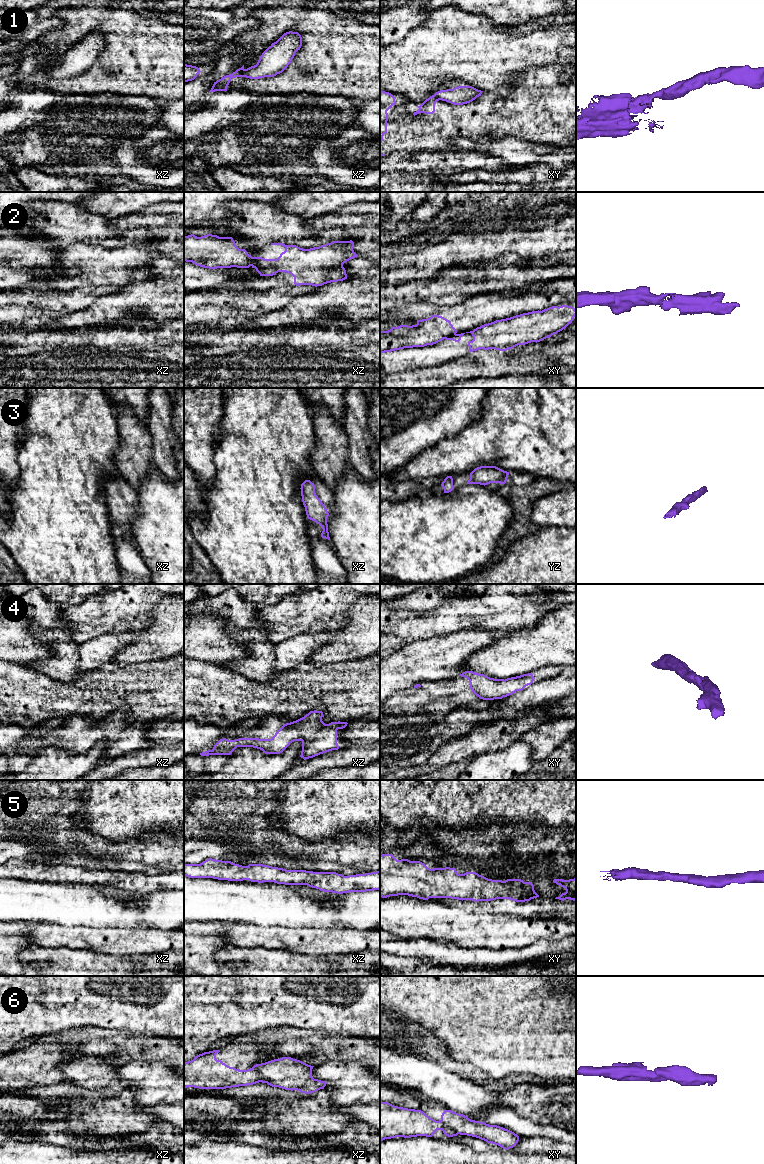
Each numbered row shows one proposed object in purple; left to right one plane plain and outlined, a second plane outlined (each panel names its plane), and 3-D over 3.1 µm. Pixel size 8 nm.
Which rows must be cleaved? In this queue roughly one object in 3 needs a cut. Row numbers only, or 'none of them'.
1, 2, 6

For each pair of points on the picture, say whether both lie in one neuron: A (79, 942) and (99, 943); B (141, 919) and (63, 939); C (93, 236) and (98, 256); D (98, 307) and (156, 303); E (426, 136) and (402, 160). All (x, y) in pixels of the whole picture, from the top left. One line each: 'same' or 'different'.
A: same
B: different
C: different
D: same
E: different

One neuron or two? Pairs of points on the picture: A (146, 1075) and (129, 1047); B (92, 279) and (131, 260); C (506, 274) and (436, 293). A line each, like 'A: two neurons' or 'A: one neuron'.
A: two neurons
B: one neuron
C: one neuron

